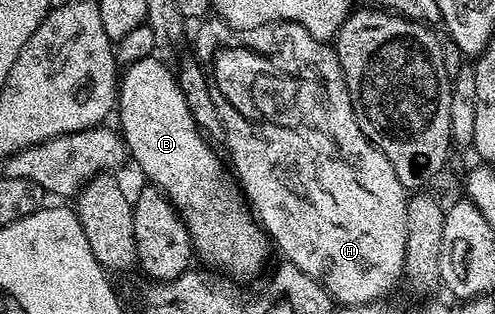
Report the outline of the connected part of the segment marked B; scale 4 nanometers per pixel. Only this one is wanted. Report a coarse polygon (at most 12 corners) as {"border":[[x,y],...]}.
{"border":[[156,57],[119,79],[128,154],[198,260],[253,279],[271,252]]}

